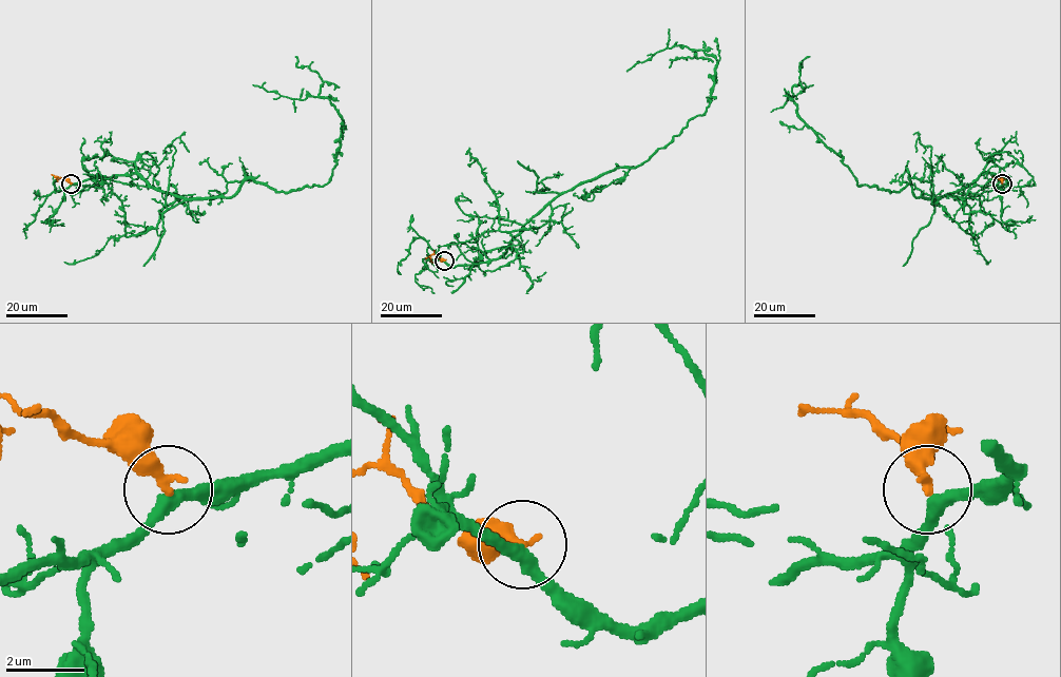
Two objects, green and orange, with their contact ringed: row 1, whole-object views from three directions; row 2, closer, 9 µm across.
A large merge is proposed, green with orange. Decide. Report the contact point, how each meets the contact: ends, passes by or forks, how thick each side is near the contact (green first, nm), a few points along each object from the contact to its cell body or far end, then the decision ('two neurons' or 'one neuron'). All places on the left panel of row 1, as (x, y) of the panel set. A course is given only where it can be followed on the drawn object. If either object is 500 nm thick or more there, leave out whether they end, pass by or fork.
(71, 184) | green passes by | orange ends | 320/320 nm | green via (71, 185), (137, 173), (187, 198), (230, 197), (253, 178), (285, 192), (325, 185), (339, 112), (253, 84) | orange via (71, 184), (56, 176), (58, 179) | two neurons

